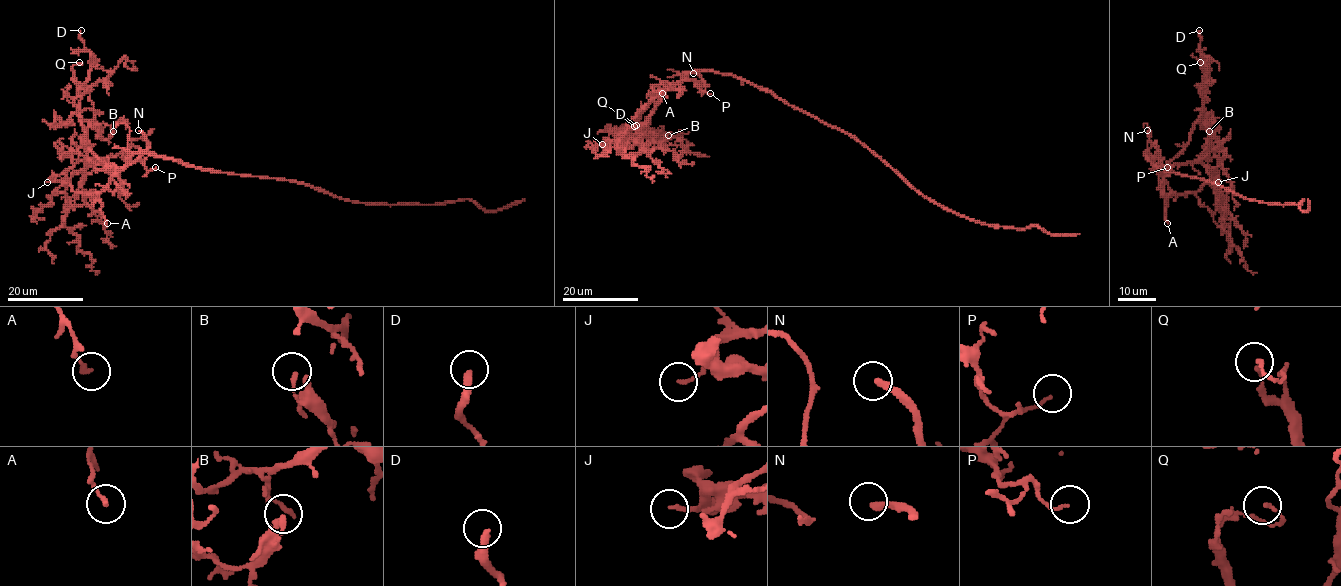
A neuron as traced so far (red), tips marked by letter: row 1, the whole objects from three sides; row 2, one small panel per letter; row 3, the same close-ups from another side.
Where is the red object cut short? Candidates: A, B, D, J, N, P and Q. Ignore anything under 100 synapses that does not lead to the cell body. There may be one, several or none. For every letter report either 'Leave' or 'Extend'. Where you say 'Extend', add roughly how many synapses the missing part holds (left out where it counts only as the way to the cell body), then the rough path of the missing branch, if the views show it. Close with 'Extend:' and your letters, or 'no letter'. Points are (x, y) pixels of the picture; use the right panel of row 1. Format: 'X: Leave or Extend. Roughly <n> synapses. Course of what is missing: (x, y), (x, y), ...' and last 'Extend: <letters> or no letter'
A: Leave
B: Leave
D: Leave
J: Leave
N: Extend. Course of what is missing: (1147, 130), (1144, 120), (1135, 126), (1133, 106), (1123, 94), (1125, 90)
P: Leave
Q: Leave
Extend: N

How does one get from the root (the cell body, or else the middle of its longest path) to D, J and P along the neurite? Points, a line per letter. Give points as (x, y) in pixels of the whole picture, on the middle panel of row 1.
D: (795, 109), (733, 75), (695, 71), (667, 86), (640, 113), (635, 127), (644, 131), (646, 127), (636, 125)
J: (795, 109), (733, 75), (695, 71), (665, 90), (652, 115), (637, 132), (619, 141), (602, 144)
P: (795, 109), (733, 75), (695, 71), (684, 78), (692, 79), (701, 91), (710, 93)

